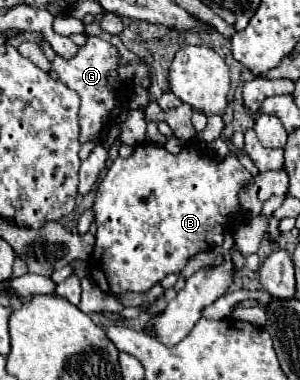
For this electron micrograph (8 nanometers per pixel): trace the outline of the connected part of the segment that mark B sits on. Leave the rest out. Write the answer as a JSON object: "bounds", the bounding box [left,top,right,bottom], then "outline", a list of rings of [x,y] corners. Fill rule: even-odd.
{"bounds":[90,143,252,295],"outline":[[[142,143],[128,159],[116,157],[96,191],[92,207],[94,223],[98,227],[96,247],[90,257],[92,279],[104,293],[120,295],[126,291],[148,291],[166,275],[178,275],[190,257],[222,243],[230,215],[240,209],[238,191],[250,179],[252,175],[242,167],[236,155],[230,153],[222,161],[212,161],[208,153],[196,151],[190,145],[186,145],[182,153],[172,155],[162,145]]]}

